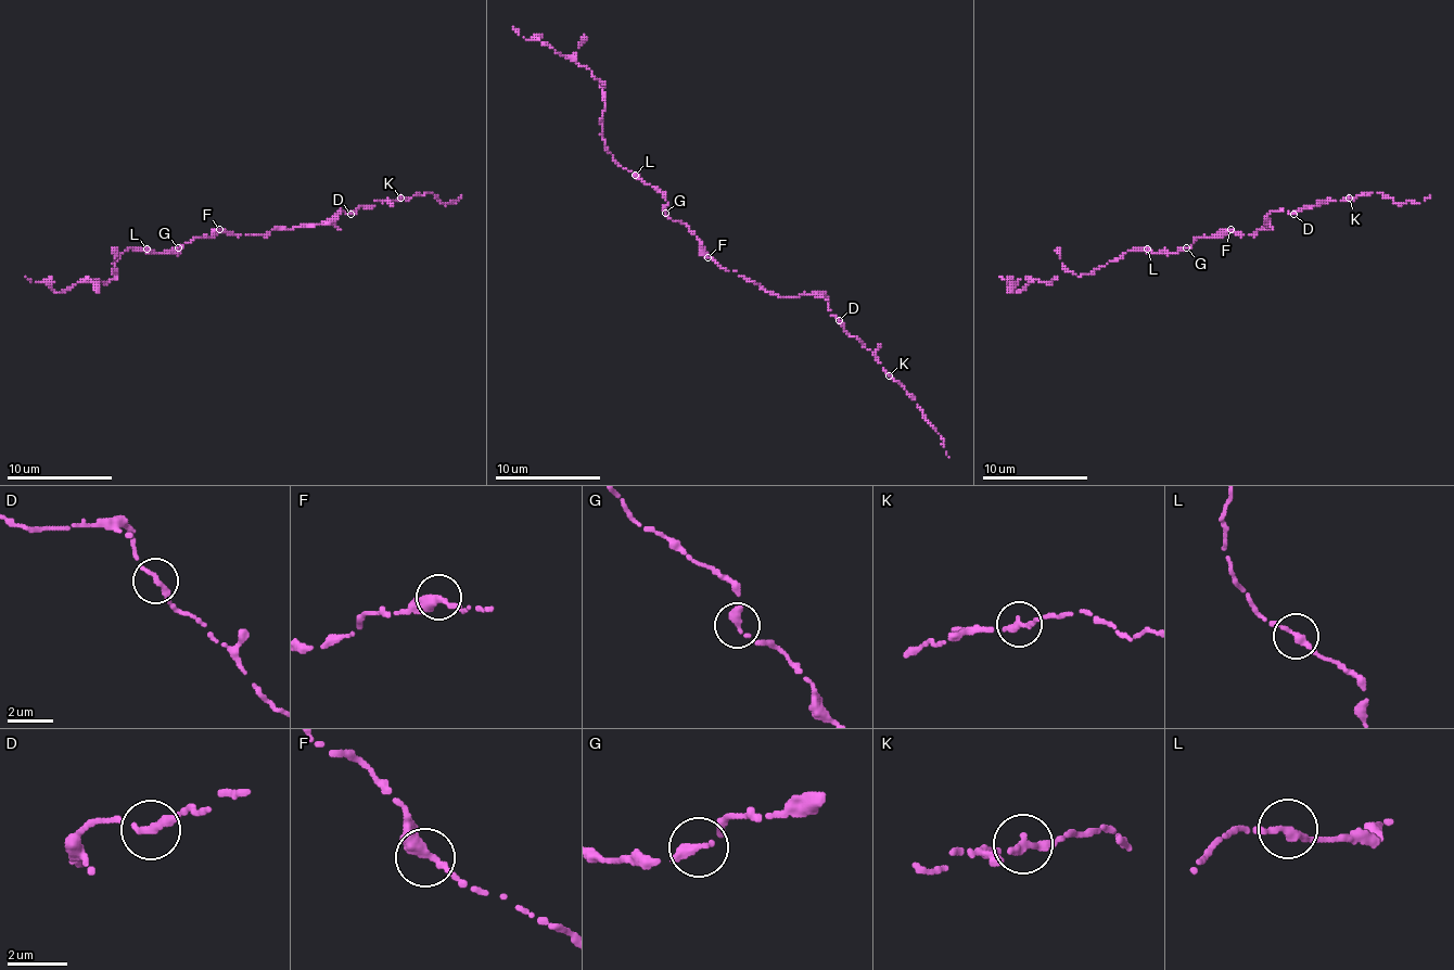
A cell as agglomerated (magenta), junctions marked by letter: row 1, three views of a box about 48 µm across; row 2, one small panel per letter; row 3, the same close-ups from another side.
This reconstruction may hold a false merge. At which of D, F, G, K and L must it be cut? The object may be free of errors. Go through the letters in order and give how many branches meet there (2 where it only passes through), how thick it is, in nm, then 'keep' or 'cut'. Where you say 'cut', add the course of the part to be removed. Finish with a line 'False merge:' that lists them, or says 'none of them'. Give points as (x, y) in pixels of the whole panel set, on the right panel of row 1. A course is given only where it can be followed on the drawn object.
D: 2 | 260 nm | keep
F: 2 | 360 nm | keep
G: 2 | 280 nm | keep
K: 2 | 240 nm | keep
L: 2 | 260 nm | keep
False merge: none of them

